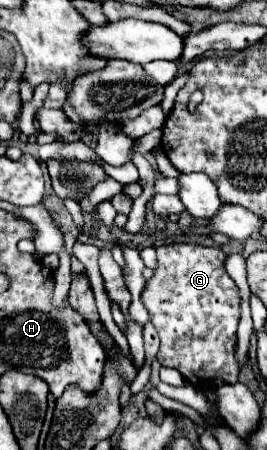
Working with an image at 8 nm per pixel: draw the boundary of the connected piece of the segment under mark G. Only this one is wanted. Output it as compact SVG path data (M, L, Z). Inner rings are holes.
M172 243L172 245L160 245L158 247L158 267L154 277L146 283L146 289L142 293L142 301L150 313L150 321L156 325L156 331L160 335L160 351L158 351L158 361L164 367L172 367L178 369L182 373L182 377L186 379L186 383L190 383L192 387L196 387L202 393L208 391L216 391L218 387L222 387L224 383L234 383L238 377L238 369L242 367L242 363L236 361L236 327L238 327L238 319L240 319L240 297L238 297L238 287L232 281L232 277L226 273L224 269L224 261L226 261L226 253L220 247L202 247L202 245L194 245L194 243Z

